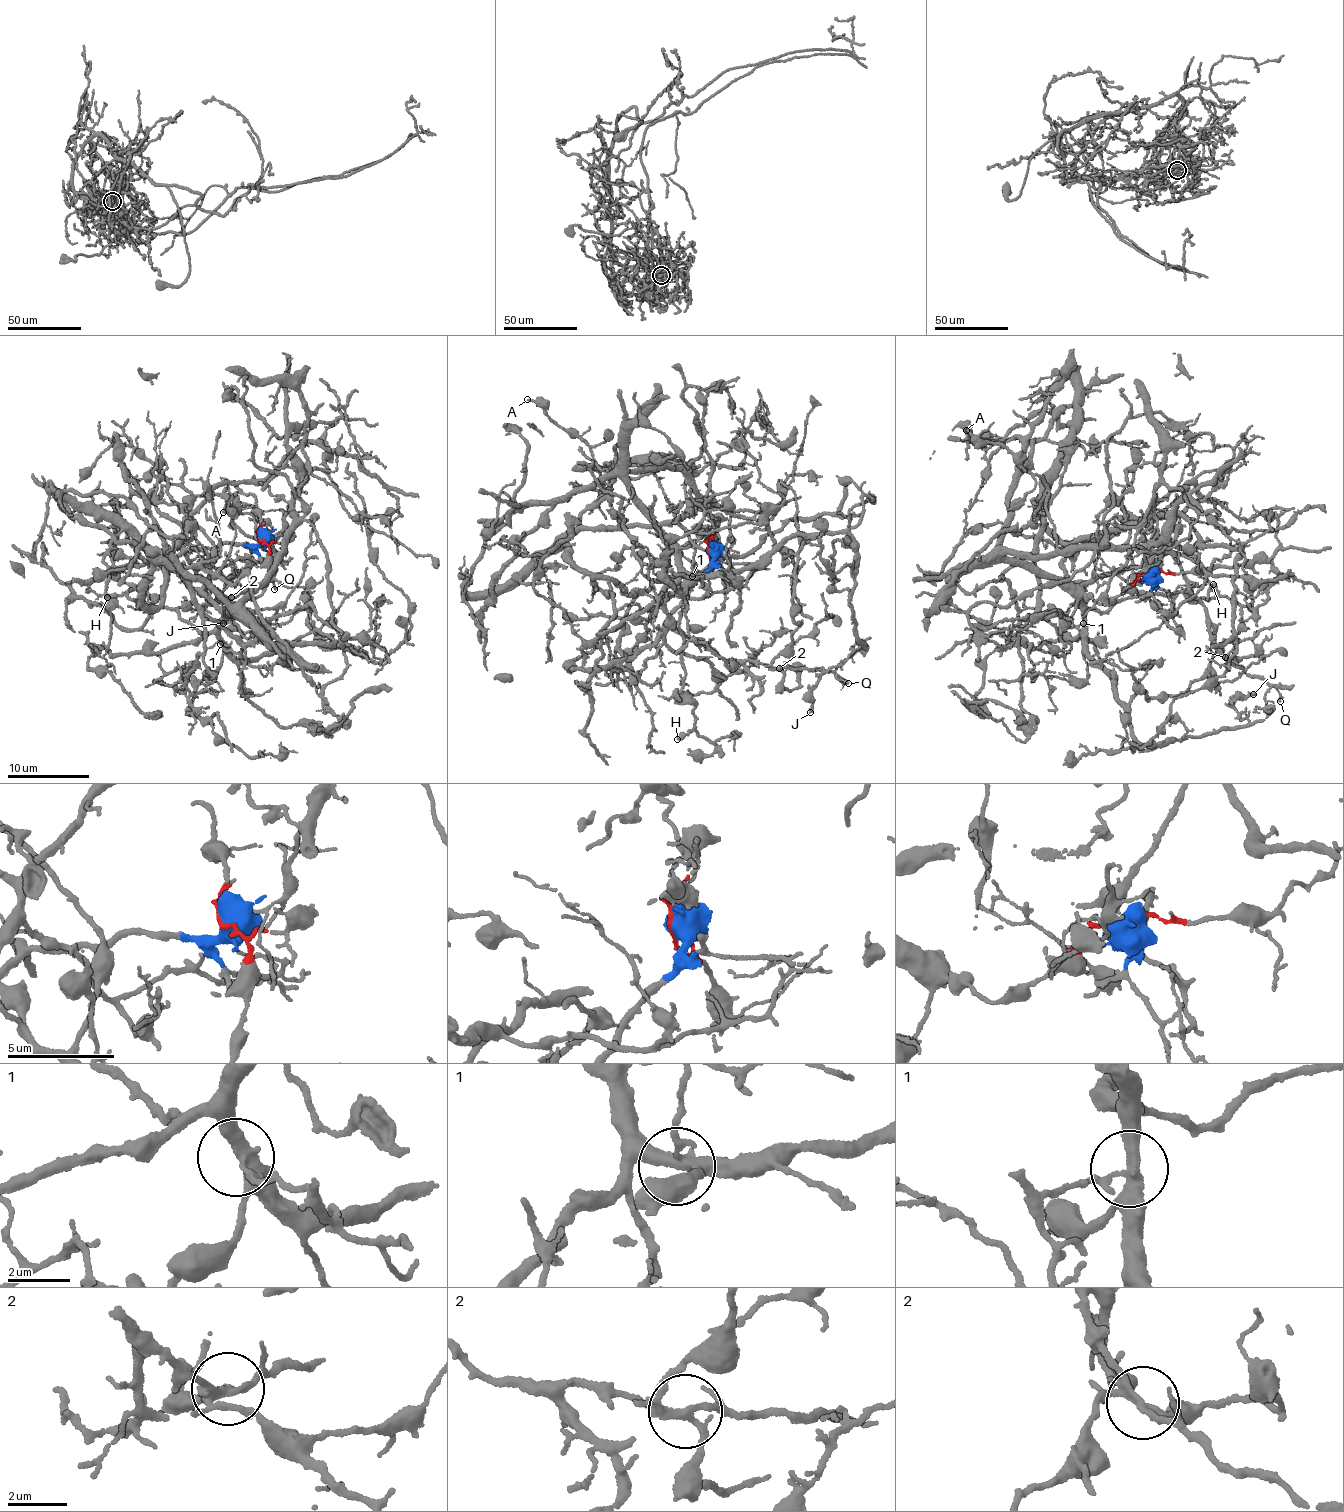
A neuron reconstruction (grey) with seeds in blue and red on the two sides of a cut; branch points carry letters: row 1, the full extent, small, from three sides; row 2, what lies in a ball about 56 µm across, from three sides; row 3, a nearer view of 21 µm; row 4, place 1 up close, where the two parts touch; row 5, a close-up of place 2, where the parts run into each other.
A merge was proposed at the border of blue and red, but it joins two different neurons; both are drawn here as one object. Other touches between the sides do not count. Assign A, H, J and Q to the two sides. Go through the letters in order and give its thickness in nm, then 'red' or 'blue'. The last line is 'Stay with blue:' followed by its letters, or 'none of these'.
A: 180 nm thick; red
H: 480 nm thick; red
J: 170 nm thick; red
Q: 150 nm thick; blue
Stay with blue: Q

